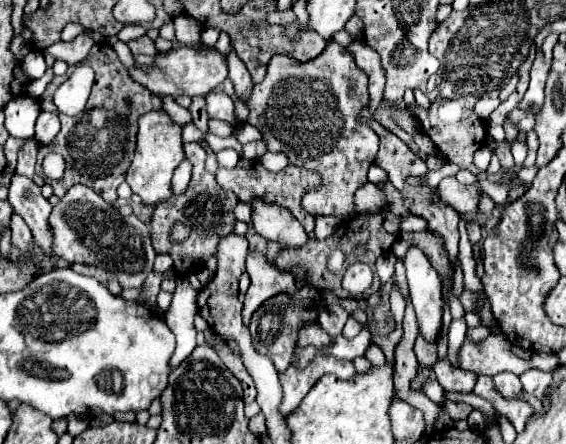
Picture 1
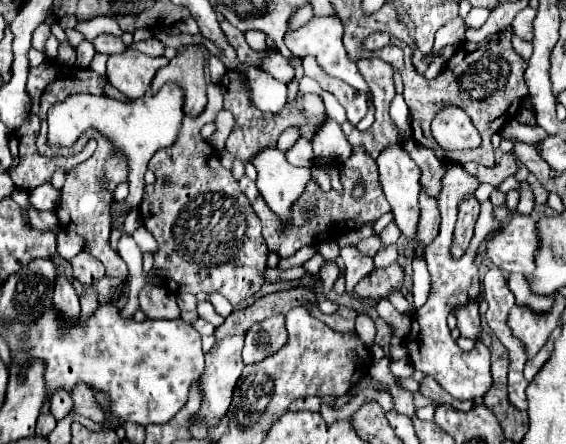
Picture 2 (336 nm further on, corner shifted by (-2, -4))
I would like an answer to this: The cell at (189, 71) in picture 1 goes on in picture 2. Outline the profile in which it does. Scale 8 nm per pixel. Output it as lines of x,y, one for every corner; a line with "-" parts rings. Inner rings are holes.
127,48
121,54
109,56
107,78
109,78
111,86
121,90
129,98
137,100
149,90
149,84
155,78
157,70
167,64
169,64
169,60
165,56
149,58
133,48

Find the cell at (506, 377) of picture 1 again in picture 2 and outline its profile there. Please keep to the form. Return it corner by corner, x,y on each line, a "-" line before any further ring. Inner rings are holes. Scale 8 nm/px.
469,302
465,308
457,312
457,328
463,338
471,338
473,342
481,340
481,318
479,318
479,306
477,302

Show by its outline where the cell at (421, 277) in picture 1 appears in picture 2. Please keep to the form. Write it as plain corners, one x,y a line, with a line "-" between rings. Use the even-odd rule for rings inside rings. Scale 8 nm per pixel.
401,144
389,146
389,150
383,150
381,156
377,158
377,166
379,166
379,180
383,186
383,194
391,204
395,224
399,226
401,234
405,238
409,238
409,244
413,248
413,256
425,258
425,246
417,240
417,224
419,224
419,200
417,198
419,198
419,190
421,190
421,184
419,184
421,170
417,168
415,162
411,162
411,158
405,154

